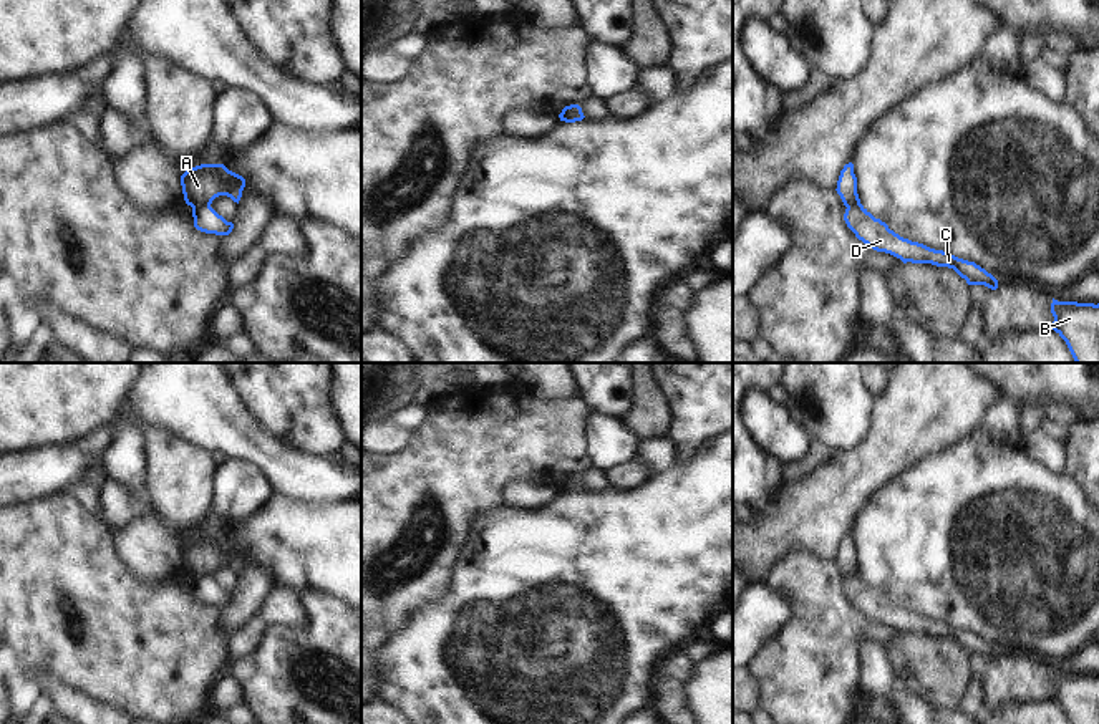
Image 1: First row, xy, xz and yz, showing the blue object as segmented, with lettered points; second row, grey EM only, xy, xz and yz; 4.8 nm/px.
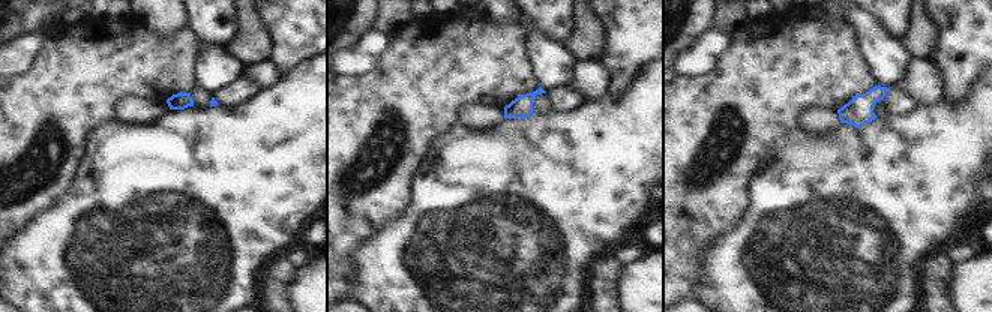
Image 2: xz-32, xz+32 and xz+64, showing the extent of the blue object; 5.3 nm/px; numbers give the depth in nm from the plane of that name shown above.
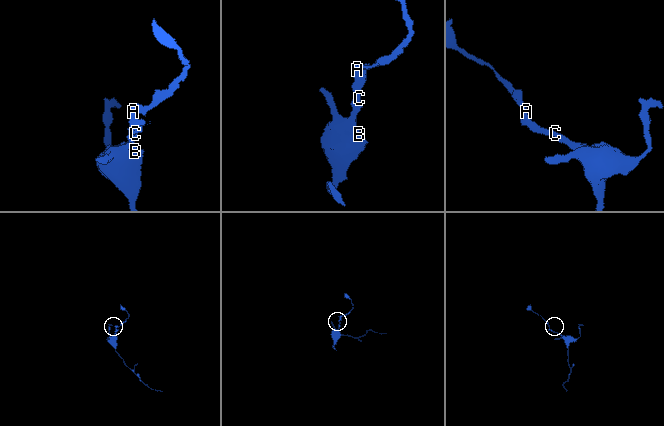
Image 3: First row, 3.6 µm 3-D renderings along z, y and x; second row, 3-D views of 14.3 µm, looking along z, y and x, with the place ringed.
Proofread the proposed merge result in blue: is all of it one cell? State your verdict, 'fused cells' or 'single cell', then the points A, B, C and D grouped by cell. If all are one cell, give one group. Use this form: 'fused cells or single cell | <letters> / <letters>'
fused cells | A / B C D

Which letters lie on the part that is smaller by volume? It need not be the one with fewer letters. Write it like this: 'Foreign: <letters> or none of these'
Foreign: A.

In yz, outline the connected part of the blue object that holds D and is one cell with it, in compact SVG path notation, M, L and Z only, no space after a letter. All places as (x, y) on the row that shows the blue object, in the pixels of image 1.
M860 202L845 209L844 220L859 240L877 252L890 253L903 263L948 267L965 278L968 285L985 285L991 290L998 288L998 280L975 262L900 237L885 222L875 219Z

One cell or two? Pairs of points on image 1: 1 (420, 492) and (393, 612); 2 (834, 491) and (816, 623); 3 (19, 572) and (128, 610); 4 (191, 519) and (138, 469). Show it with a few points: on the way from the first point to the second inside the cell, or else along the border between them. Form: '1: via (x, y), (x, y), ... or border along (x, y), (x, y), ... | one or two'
1: via (443, 514), (448, 526), (448, 540), (416, 580) | one
2: border along (786, 555), (808, 552), (834, 560) | two
3: via (45, 575), (88, 610), (101, 610) | one
4: border along (146, 441), (151, 494) | two

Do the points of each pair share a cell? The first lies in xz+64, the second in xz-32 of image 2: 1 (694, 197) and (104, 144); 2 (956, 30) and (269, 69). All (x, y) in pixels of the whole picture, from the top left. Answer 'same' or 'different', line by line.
1: different
2: different

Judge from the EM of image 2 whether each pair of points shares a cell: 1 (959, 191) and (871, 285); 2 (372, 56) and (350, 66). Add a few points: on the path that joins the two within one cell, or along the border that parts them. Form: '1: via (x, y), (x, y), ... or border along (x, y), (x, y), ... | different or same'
1: via (935, 215), (890, 261) | same
2: via (366, 56), (356, 60) | same

